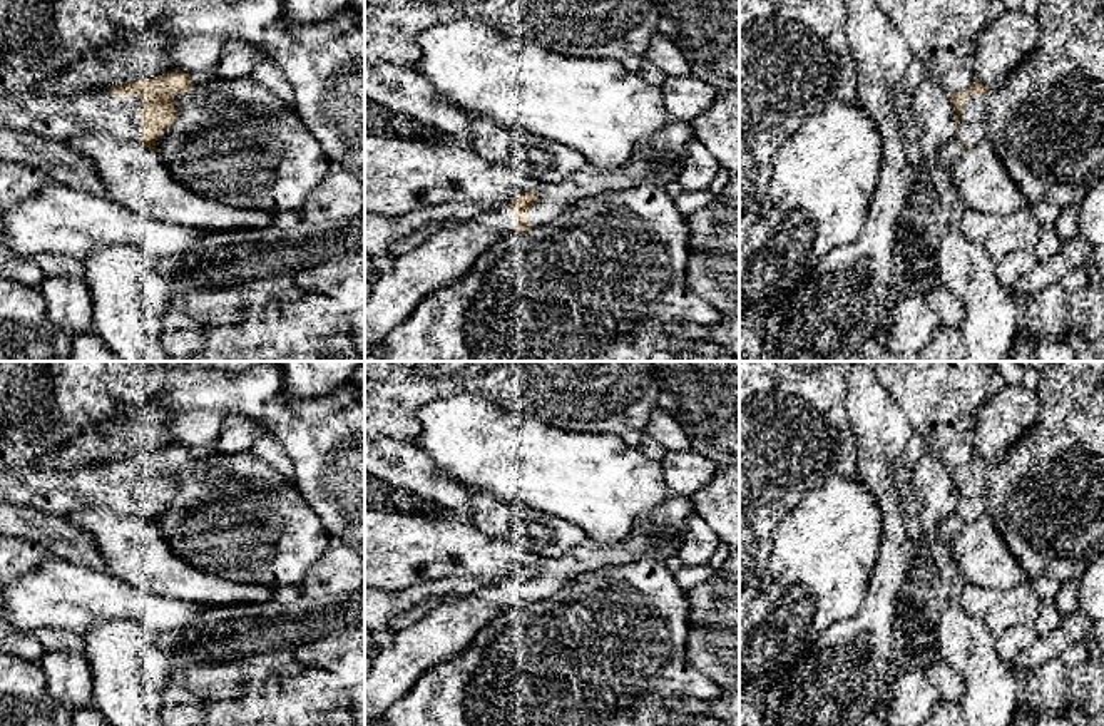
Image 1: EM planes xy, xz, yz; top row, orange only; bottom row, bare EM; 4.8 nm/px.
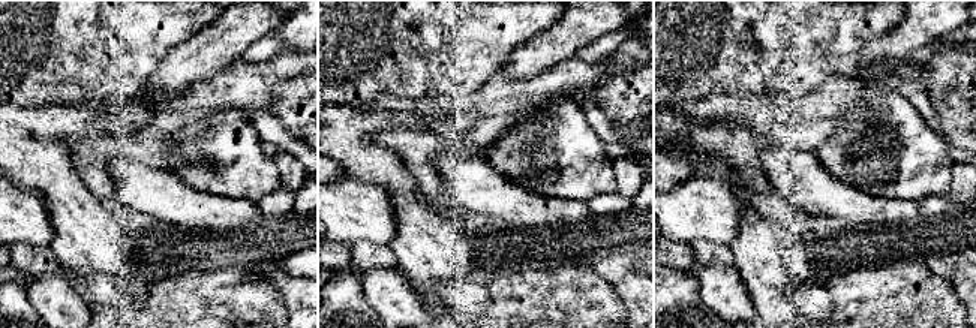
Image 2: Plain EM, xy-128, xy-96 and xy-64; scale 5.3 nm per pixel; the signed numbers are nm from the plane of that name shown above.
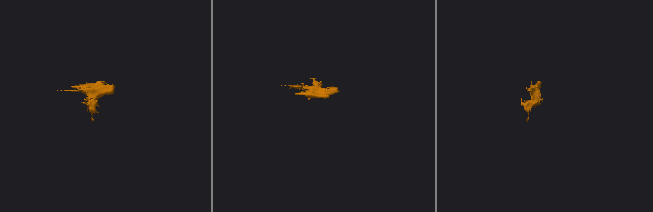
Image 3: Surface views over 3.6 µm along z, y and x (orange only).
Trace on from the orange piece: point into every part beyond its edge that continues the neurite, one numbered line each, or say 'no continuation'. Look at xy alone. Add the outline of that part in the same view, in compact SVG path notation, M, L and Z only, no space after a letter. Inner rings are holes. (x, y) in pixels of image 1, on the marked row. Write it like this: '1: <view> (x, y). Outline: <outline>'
1: xy (57, 117). Outline: M87 90L79 95L0 94L0 129L33 132L65 141L104 132L122 141L142 141L139 95Z

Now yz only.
1: yz (974, 126). Outline: M969 95L962 109L958 139L965 146L975 146L989 135L987 95Z

